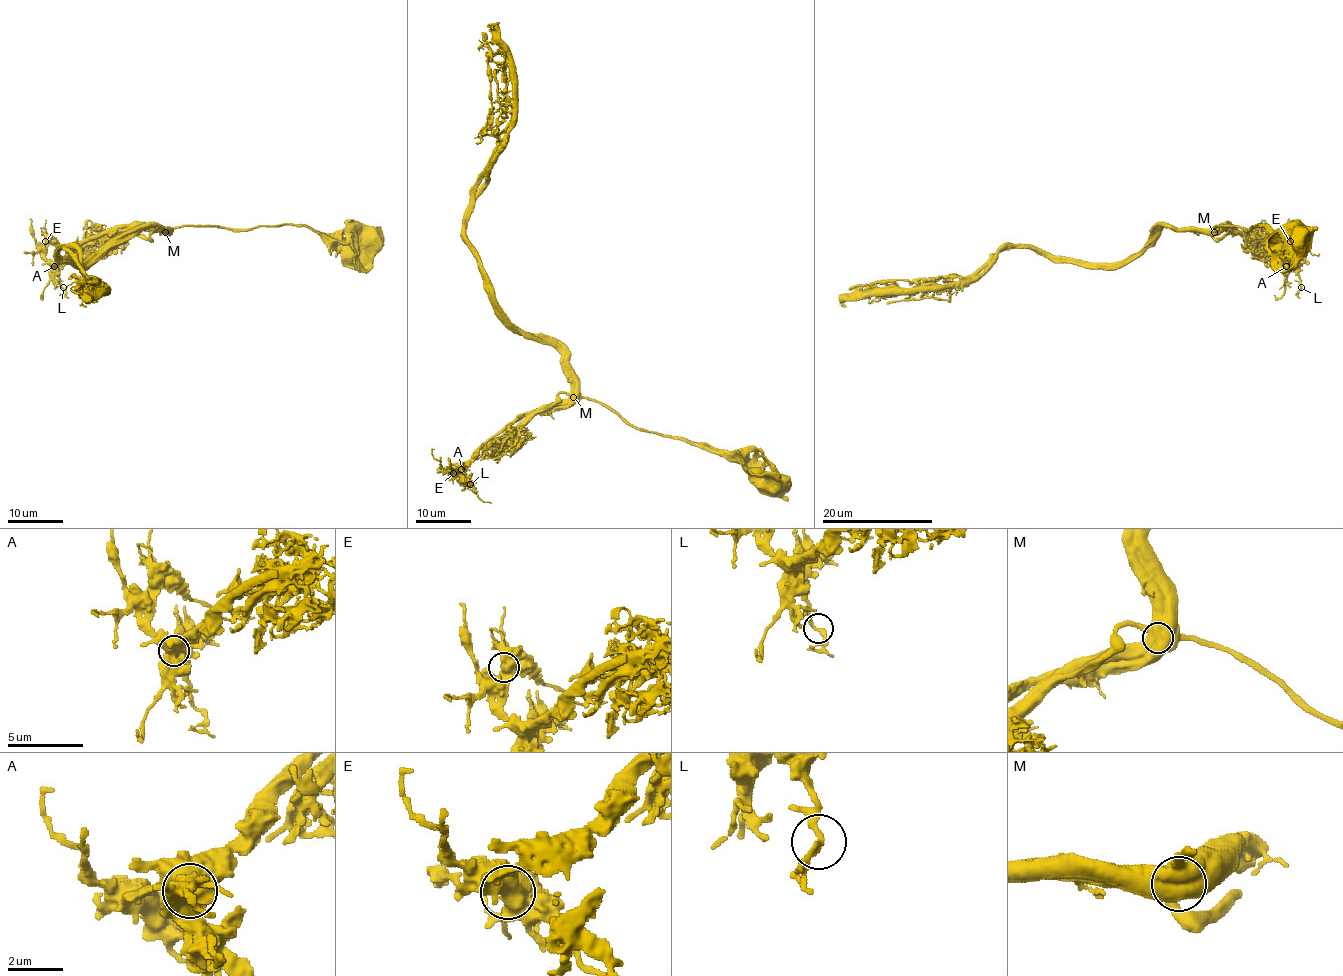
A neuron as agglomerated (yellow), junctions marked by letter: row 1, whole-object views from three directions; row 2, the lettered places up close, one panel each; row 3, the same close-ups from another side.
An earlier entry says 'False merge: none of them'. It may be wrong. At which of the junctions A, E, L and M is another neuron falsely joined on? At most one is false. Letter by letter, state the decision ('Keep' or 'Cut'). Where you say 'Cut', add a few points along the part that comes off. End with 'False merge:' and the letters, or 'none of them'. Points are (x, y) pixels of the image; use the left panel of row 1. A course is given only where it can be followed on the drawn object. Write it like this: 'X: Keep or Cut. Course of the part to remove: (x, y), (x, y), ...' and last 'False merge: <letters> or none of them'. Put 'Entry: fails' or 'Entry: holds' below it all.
A: Keep
E: Keep
L: Keep
M: Cut. Course of the part to remove: (166, 232), (142, 225), (87, 264), (65, 259), (62, 246), (105, 288), (85, 306)
False merge: M
Entry: fails

